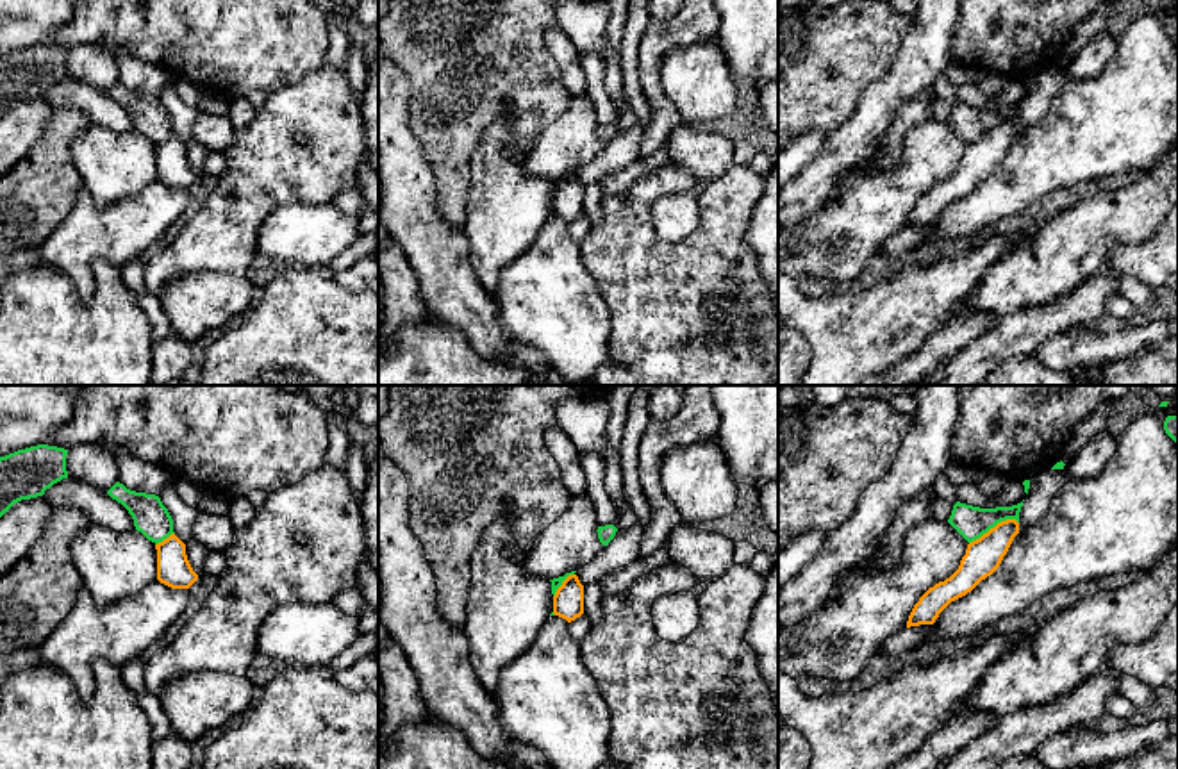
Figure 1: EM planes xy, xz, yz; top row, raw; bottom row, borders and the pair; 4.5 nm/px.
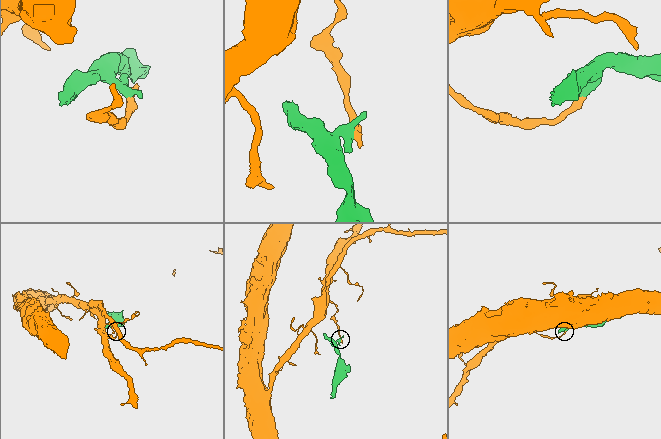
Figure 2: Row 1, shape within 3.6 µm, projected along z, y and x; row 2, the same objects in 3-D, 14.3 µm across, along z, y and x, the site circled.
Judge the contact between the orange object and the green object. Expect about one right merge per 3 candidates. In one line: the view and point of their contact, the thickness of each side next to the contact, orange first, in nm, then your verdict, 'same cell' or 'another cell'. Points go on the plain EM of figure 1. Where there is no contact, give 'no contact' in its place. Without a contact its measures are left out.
contact yz (995, 127); calibres 160 and 150 nm; another cell

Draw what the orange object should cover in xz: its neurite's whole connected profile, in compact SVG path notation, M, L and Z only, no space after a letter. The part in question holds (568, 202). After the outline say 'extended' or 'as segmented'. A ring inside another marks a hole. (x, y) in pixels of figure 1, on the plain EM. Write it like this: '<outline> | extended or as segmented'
M569 175L553 196L553 214L575 221L584 214L584 186L577 175Z | as segmented

